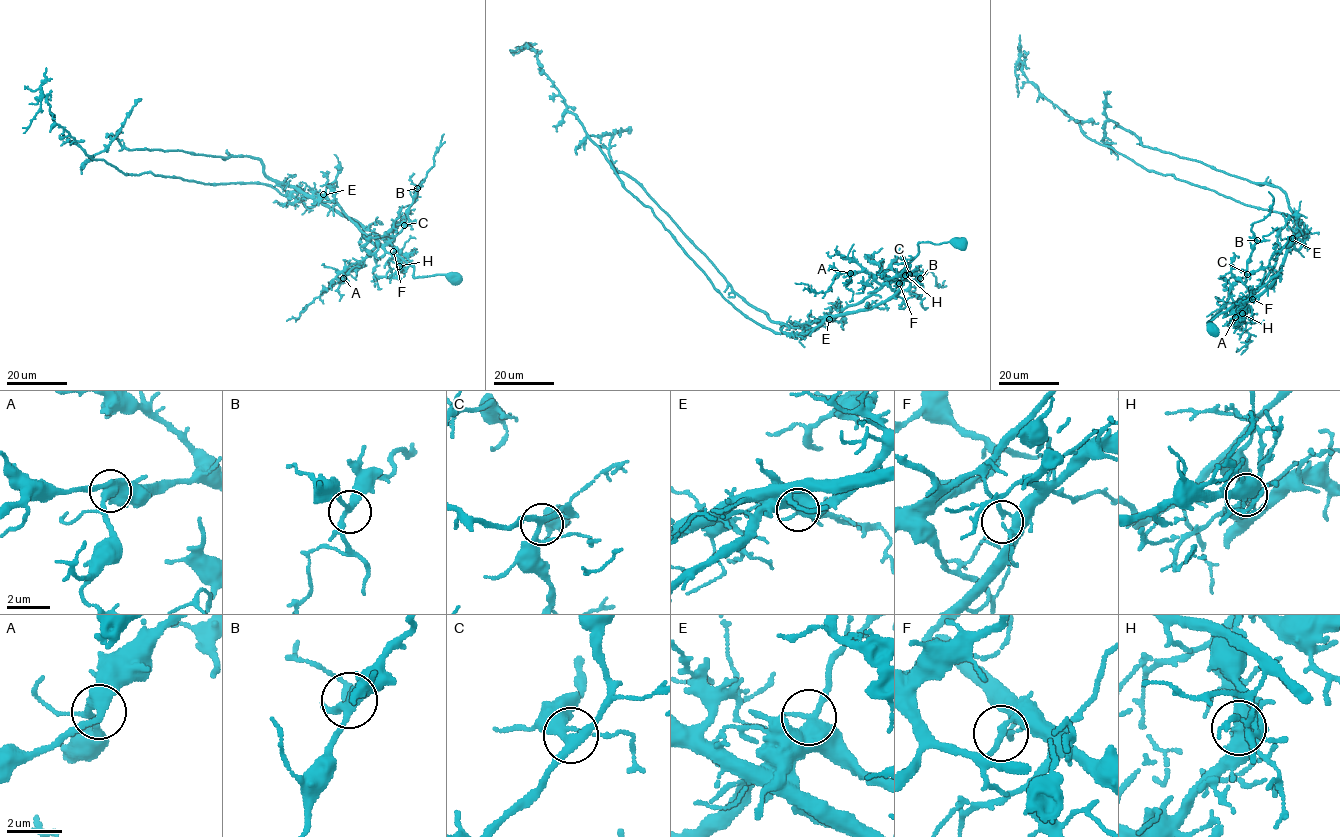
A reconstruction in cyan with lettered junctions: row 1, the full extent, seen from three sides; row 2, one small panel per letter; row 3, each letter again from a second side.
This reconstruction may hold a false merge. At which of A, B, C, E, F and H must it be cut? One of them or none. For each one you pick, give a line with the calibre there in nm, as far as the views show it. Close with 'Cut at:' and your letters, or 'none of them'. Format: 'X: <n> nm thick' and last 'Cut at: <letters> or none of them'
F: 160 nm thick
Cut at: F

